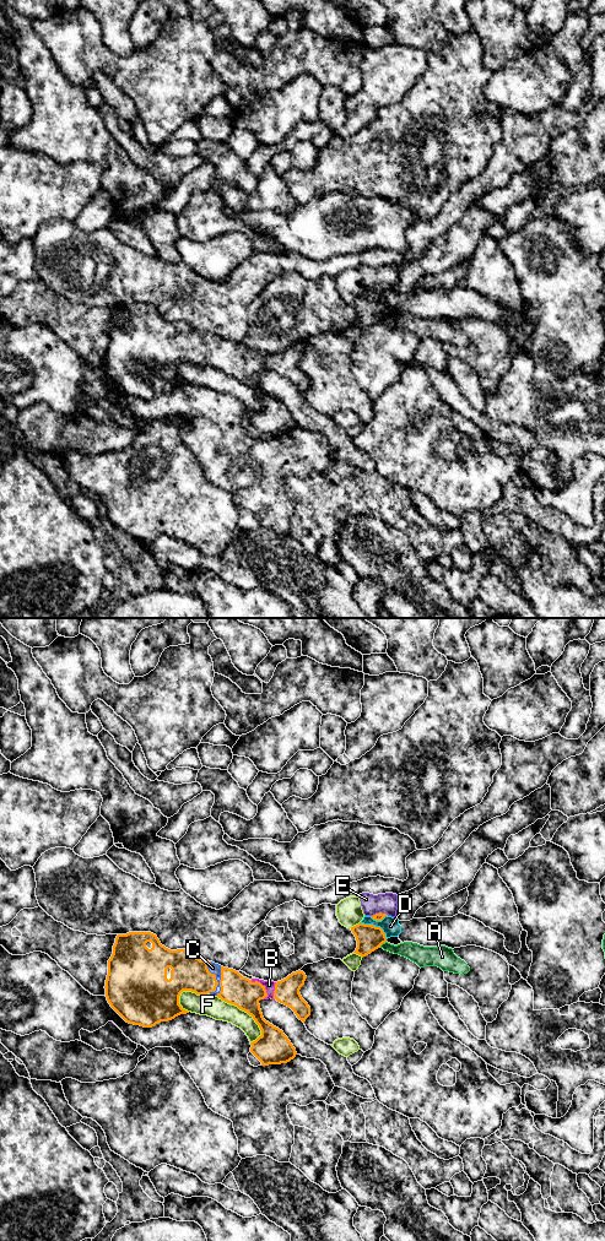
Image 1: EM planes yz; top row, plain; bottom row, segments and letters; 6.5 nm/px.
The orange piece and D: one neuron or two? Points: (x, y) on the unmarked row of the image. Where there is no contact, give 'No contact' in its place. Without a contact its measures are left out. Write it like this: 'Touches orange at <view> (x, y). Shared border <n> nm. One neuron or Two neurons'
Touches orange at yz (374, 298). Shared border 220 nm. Two neurons

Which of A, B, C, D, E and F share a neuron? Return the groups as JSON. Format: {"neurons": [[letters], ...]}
{"neurons": [["A"], ["B", "C"], ["D"], ["E"], ["F"]]}

